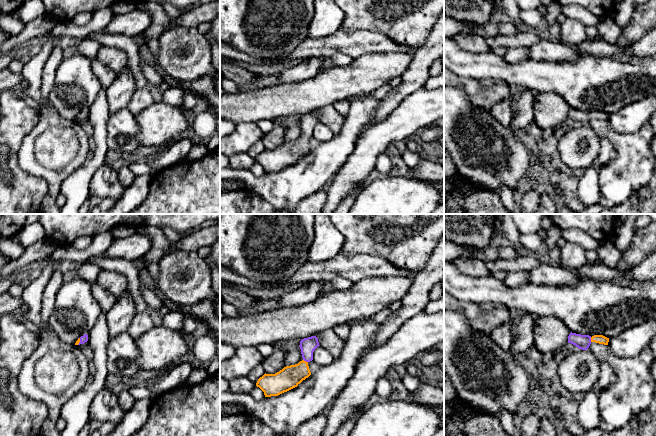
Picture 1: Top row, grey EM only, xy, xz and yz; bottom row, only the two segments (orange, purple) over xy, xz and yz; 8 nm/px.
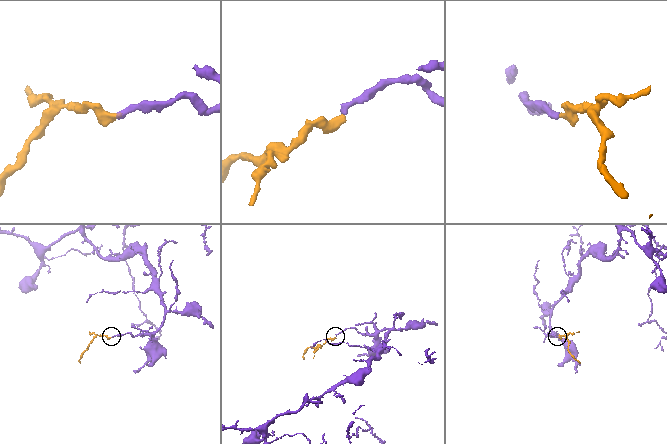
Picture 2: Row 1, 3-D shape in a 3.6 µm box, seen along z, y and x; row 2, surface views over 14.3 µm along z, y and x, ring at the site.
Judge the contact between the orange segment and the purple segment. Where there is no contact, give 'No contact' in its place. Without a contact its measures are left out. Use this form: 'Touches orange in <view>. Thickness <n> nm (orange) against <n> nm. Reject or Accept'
Touches orange in xz. Thickness 180 nm (orange) against 130 nm. Accept

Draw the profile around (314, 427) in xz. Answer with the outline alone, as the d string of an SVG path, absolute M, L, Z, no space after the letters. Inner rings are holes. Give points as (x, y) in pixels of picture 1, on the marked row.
M318 414L311 420L300 425L294 436L322 436L327 423L327 415Z

